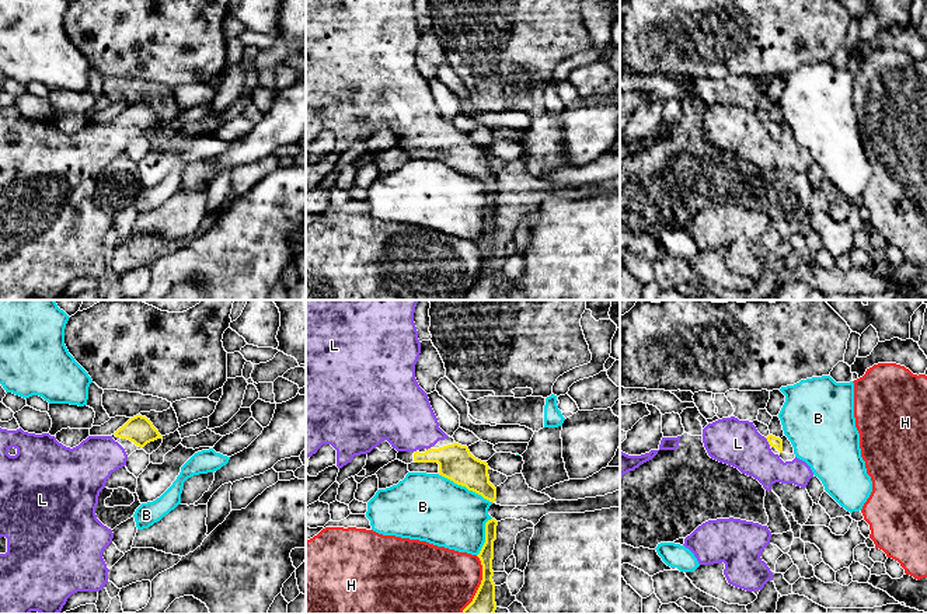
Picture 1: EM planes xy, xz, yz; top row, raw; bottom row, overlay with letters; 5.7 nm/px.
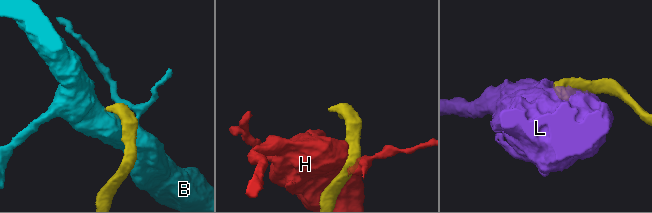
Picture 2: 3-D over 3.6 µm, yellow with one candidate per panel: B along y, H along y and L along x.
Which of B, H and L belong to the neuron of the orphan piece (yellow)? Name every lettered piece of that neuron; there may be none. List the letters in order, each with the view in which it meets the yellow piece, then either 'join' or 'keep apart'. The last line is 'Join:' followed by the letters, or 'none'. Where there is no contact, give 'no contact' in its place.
B: meets yellow in xz; keep apart
H: meets yellow in xz; keep apart
L: meets yellow in yz; join
Join: L

